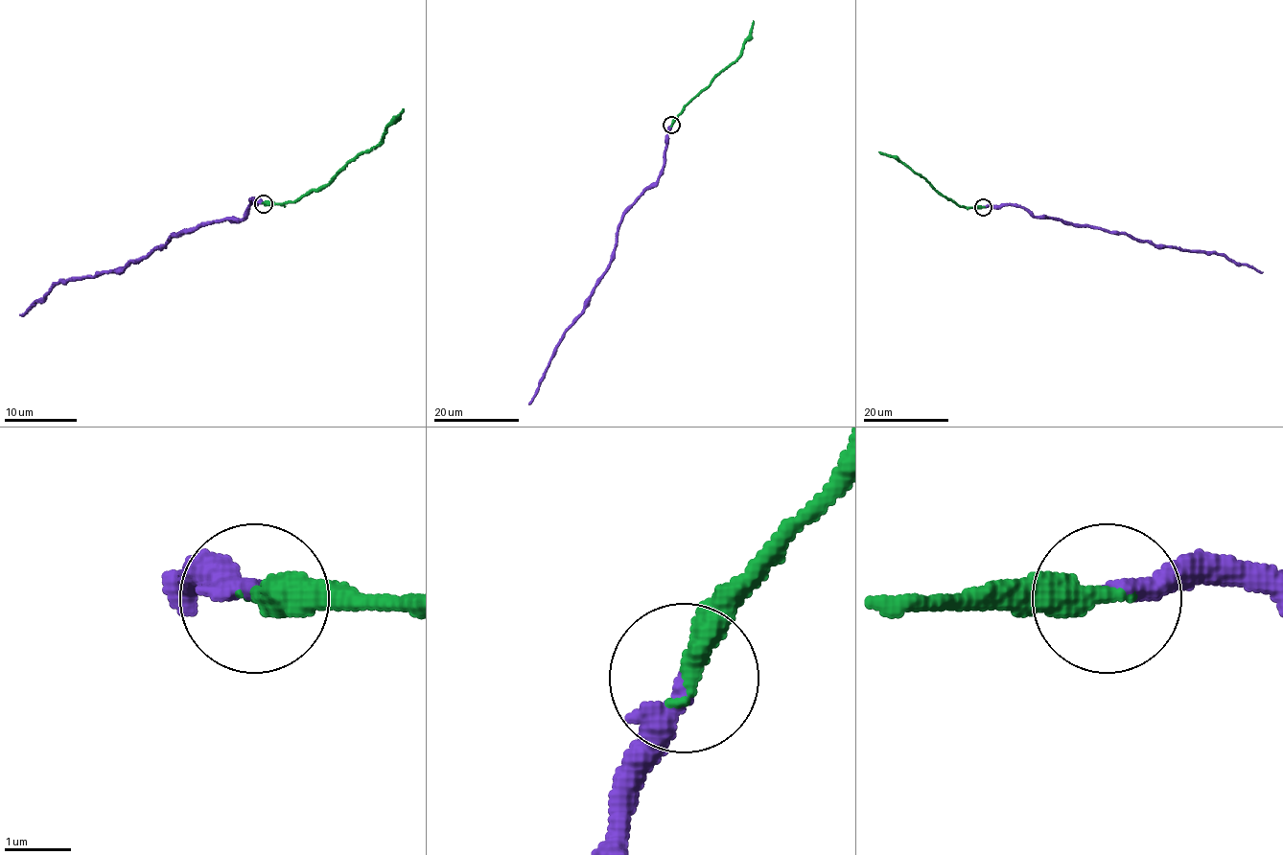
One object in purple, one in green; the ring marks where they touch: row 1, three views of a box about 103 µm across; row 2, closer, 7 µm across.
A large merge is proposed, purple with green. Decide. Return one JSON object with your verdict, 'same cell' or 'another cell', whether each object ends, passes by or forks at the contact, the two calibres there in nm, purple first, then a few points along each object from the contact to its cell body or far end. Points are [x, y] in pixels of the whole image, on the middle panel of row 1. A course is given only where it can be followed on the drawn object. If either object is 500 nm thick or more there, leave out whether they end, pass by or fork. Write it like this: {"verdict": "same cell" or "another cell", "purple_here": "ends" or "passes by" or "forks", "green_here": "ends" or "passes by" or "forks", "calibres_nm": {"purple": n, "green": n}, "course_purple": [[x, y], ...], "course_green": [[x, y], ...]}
{"verdict": "same cell", "purple_here": "ends", "green_here": "ends", "calibres_nm": {"purple": 320, "green": 400}, "course_purple": [[671, 125], [664, 170], [624, 214], [609, 267], [587, 307], [565, 333], [528, 404]], "course_green": [[671, 125], [690, 102], [737, 58], [750, 35], [753, 20]]}

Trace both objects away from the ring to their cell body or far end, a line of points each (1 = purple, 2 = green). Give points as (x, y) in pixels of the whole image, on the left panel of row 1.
1: (263, 203), (252, 200), (243, 219), (214, 220), (175, 233), (163, 245), (119, 271), (61, 280), (19, 314)
2: (263, 203), (295, 202), (312, 191), (319, 191), (352, 160), (376, 146), (403, 109)

